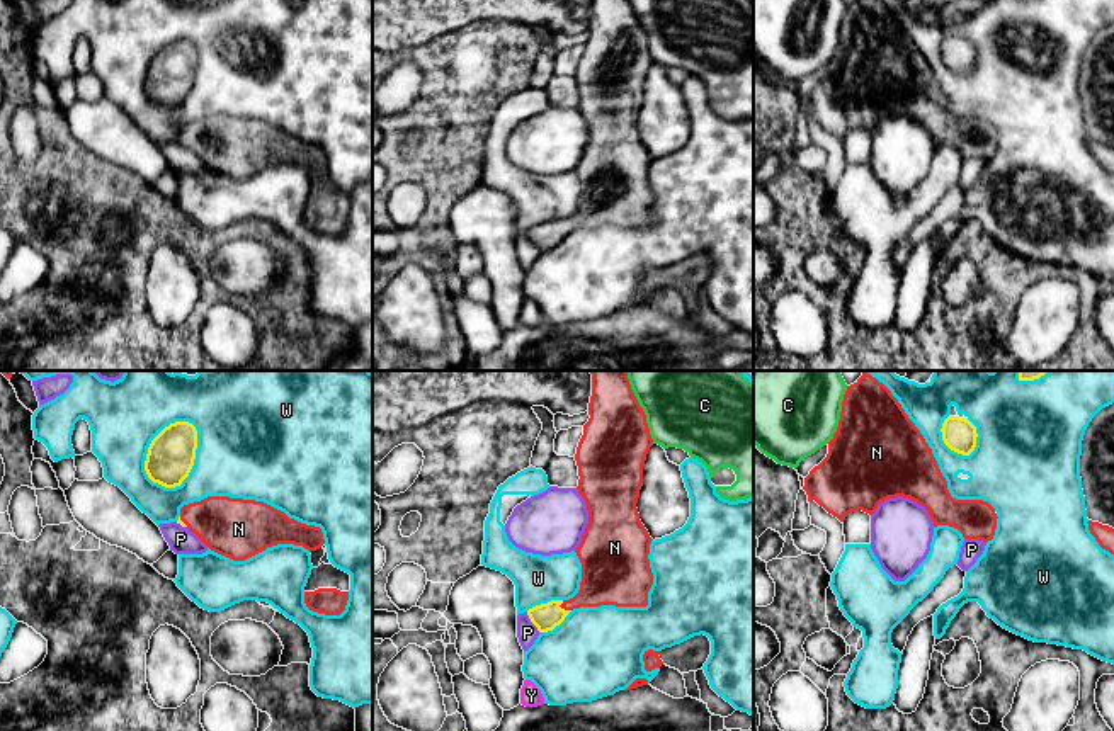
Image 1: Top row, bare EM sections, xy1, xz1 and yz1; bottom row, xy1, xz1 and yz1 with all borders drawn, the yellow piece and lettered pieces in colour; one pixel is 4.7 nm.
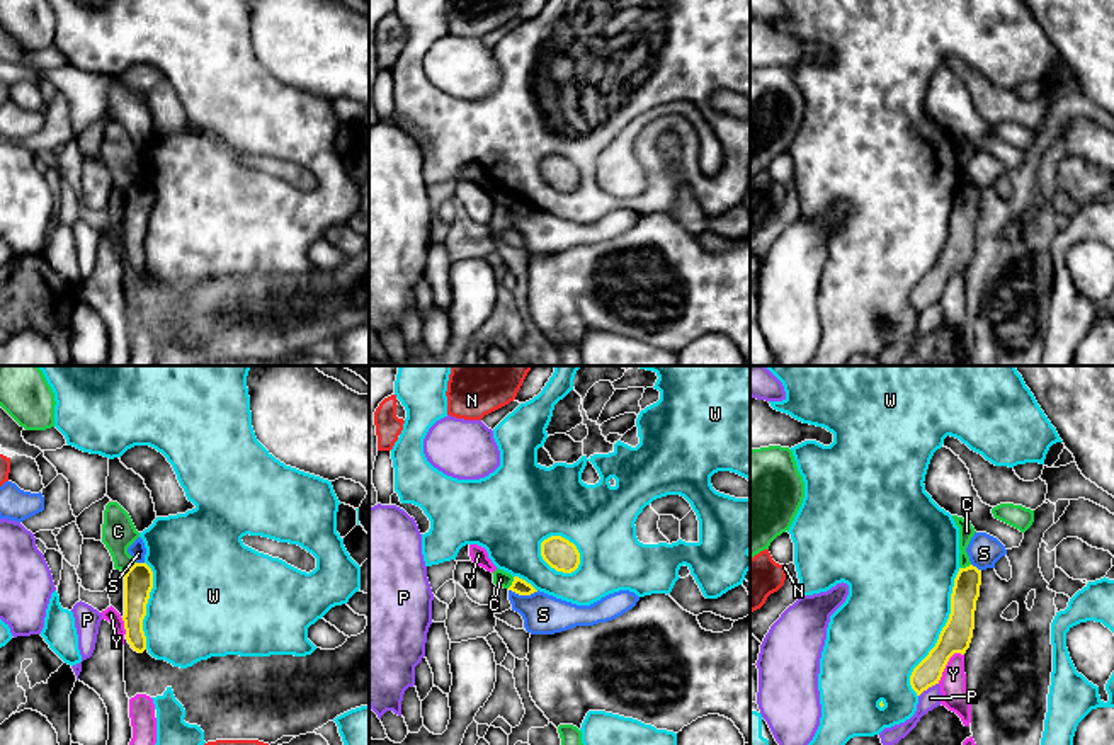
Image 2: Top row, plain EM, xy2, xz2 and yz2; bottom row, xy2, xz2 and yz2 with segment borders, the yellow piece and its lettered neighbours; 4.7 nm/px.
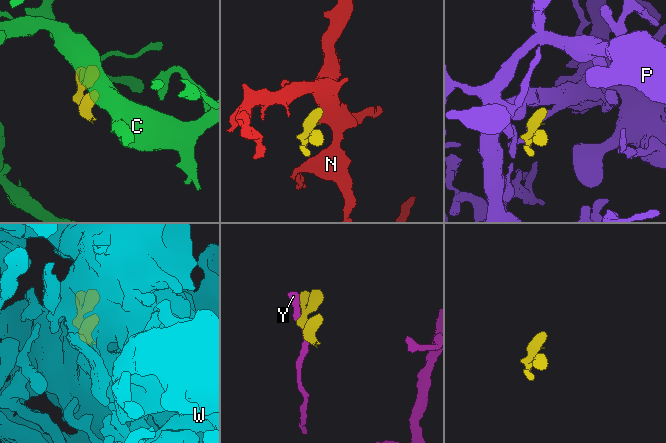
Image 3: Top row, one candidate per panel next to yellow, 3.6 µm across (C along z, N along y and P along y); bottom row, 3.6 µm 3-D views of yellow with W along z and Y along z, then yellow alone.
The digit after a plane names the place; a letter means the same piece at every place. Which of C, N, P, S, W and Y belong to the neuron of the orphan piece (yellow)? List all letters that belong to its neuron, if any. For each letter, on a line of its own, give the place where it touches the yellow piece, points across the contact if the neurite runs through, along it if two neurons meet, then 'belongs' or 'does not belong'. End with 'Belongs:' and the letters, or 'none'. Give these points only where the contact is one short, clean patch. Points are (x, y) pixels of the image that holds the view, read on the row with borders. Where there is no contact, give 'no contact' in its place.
C: contact xz2 (512, 582); border xz2 (514, 577), (507, 587); does not belong
N: contact xz1 (563, 609); way xz1 (546, 616), (563, 609), (589, 595), (606, 578); belongs
P: contact xz1 (531, 621); does not belong
S: contact xz2 (524, 594); border xz2 (509, 589), (519, 594), (538, 591); does not belong
W: contact xy1 (152, 442); does not belong
Y: contact yz2 (946, 664); does not belong
Belongs: N

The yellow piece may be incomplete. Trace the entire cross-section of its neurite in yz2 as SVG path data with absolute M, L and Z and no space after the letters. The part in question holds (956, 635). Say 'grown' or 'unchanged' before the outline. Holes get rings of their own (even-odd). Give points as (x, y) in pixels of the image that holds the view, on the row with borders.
unchanged; M969 565L959 568L951 594L951 614L935 646L913 668L910 685L920 696L939 684L942 672L954 653L964 655L975 629L975 611L980 597L981 572Z

